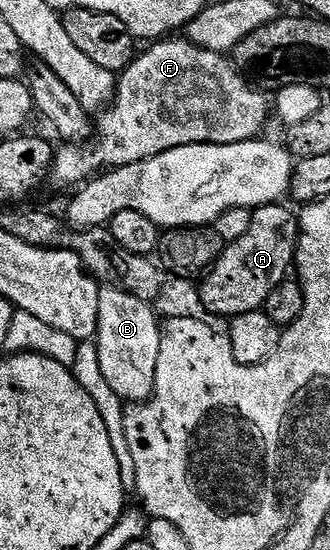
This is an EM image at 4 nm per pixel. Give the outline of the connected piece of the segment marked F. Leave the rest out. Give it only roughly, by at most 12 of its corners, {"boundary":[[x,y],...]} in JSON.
{"boundary":[[165,37],[120,72],[95,140],[84,184],[183,145],[245,143],[271,99],[228,54]]}

